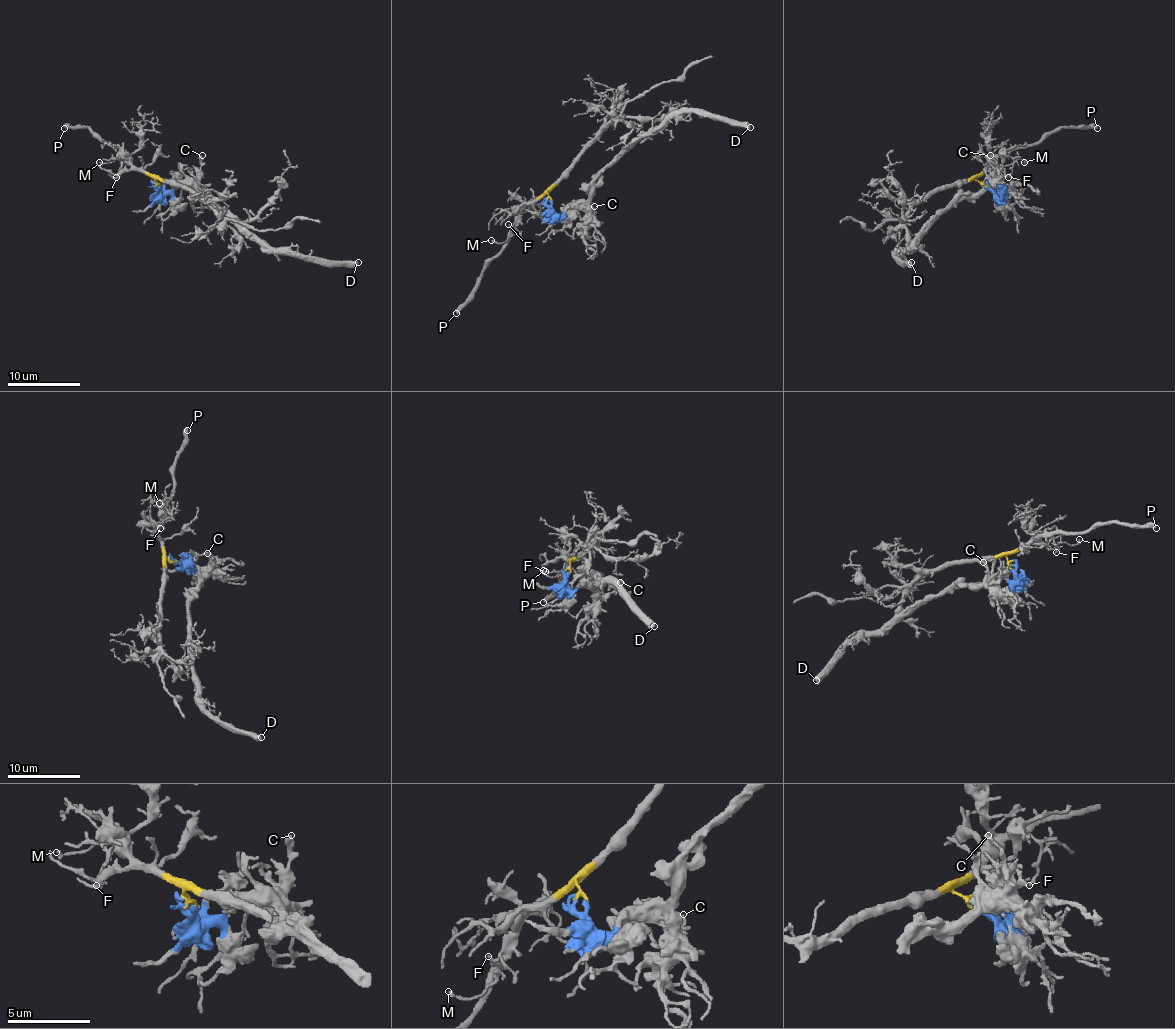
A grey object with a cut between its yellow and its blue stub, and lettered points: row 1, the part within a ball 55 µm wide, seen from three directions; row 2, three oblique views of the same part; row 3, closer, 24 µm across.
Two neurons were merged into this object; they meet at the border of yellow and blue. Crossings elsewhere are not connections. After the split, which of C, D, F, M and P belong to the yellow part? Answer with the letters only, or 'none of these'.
F, M, P

